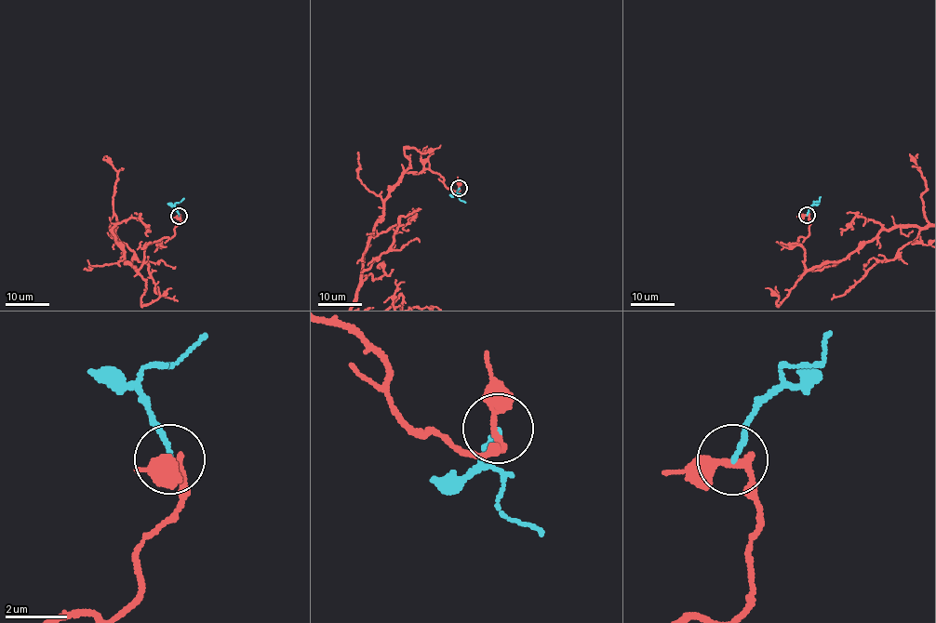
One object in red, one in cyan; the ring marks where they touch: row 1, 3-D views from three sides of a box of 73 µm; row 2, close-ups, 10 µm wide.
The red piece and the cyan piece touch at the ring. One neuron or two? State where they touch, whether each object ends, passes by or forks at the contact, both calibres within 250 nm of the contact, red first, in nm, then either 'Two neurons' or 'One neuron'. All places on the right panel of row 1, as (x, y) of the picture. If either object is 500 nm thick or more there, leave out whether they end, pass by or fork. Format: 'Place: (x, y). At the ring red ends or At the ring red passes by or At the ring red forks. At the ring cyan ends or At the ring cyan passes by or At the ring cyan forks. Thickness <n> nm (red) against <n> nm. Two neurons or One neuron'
Place: (807, 215). At the ring red passes by. At the ring cyan ends. Thickness 280 nm (red) against 150 nm. Two neurons

